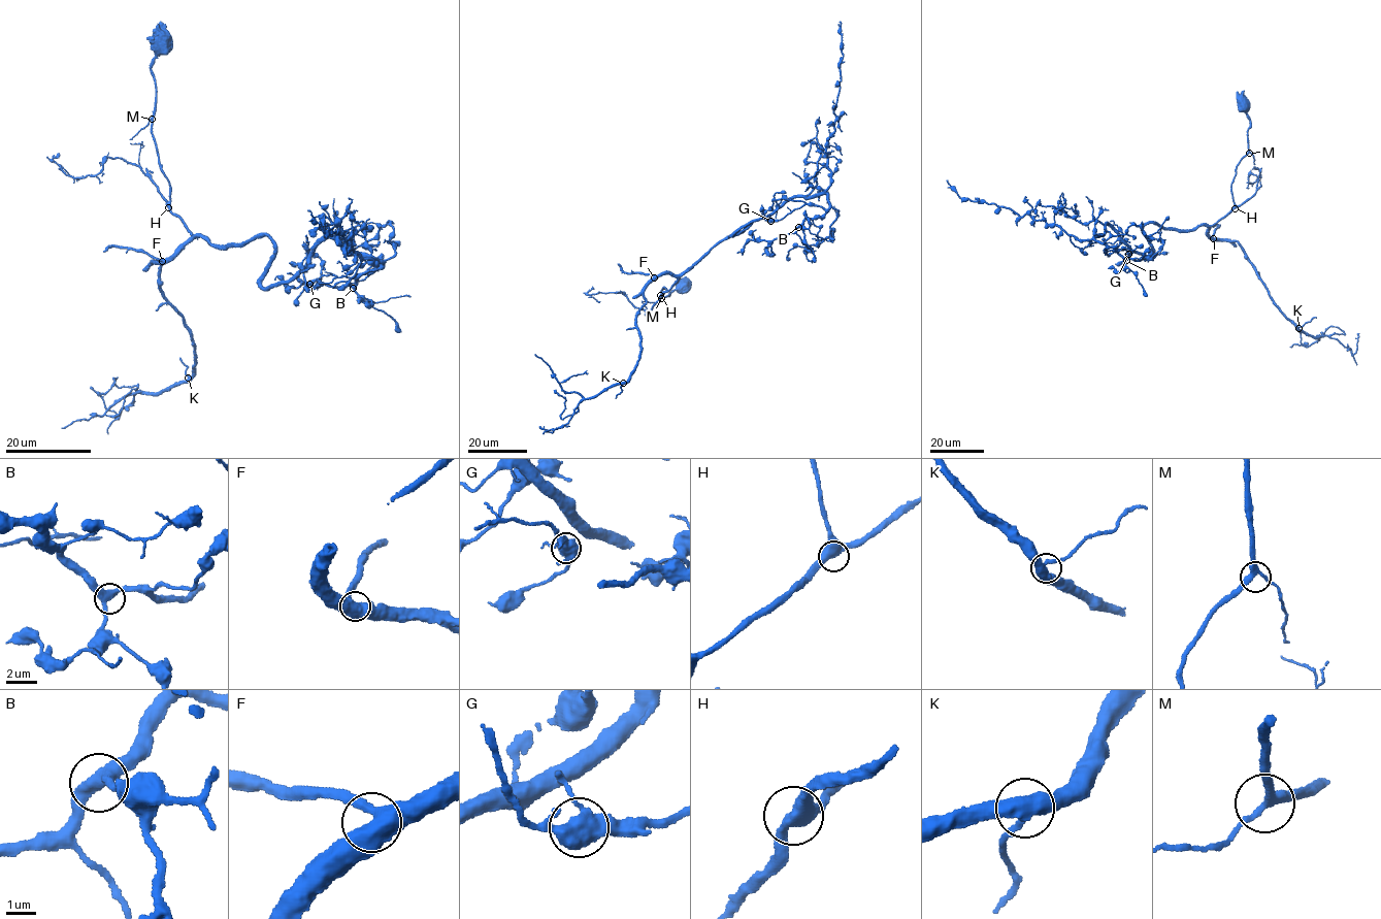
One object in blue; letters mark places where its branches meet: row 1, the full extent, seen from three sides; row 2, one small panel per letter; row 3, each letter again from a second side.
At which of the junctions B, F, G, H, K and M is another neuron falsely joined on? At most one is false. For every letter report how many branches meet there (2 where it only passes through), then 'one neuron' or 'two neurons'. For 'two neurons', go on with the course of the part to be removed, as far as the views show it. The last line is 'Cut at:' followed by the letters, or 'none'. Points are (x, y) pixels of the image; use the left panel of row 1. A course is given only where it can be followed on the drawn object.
B: 3 | one neuron
F: 3 | one neuron
G: 3 | one neuron
H: 3 | one neuron
K: 3 | one neuron
M: 3 | one neuron
Cut at: none

